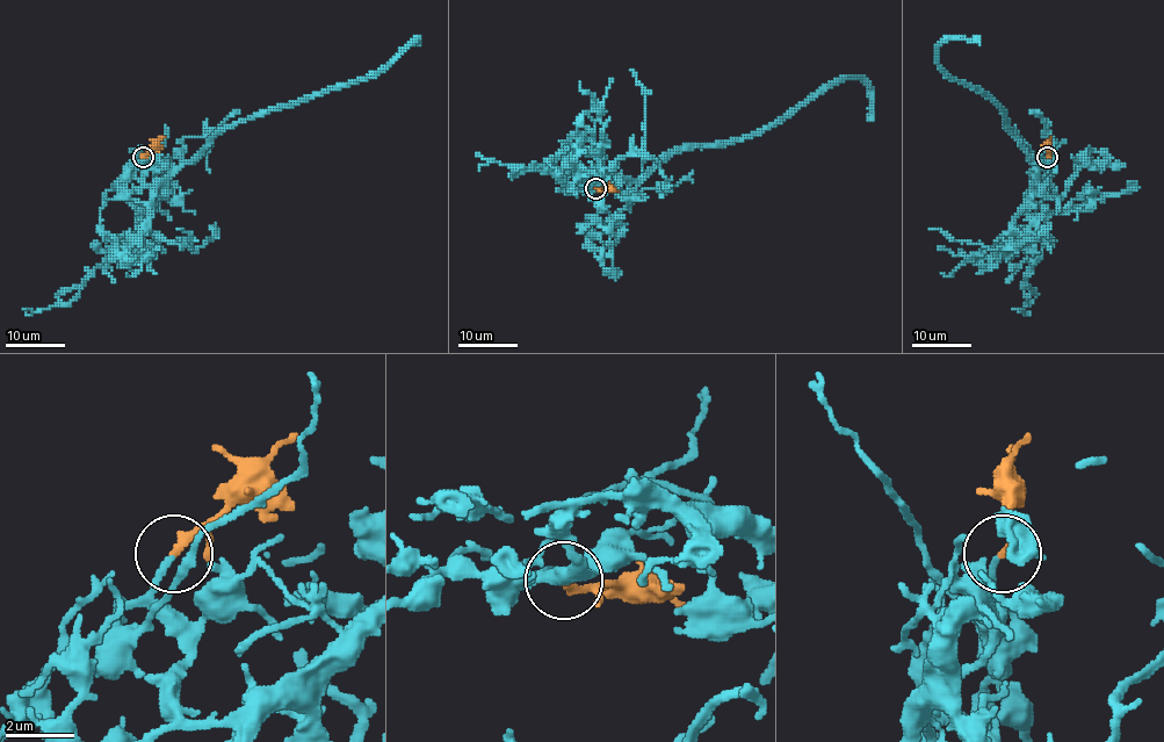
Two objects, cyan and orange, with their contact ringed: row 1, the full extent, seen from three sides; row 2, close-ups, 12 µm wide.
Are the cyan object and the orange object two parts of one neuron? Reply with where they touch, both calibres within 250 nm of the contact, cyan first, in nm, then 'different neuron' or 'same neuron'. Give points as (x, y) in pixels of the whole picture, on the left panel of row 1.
(143, 157) | 180/240 nm | same neuron

